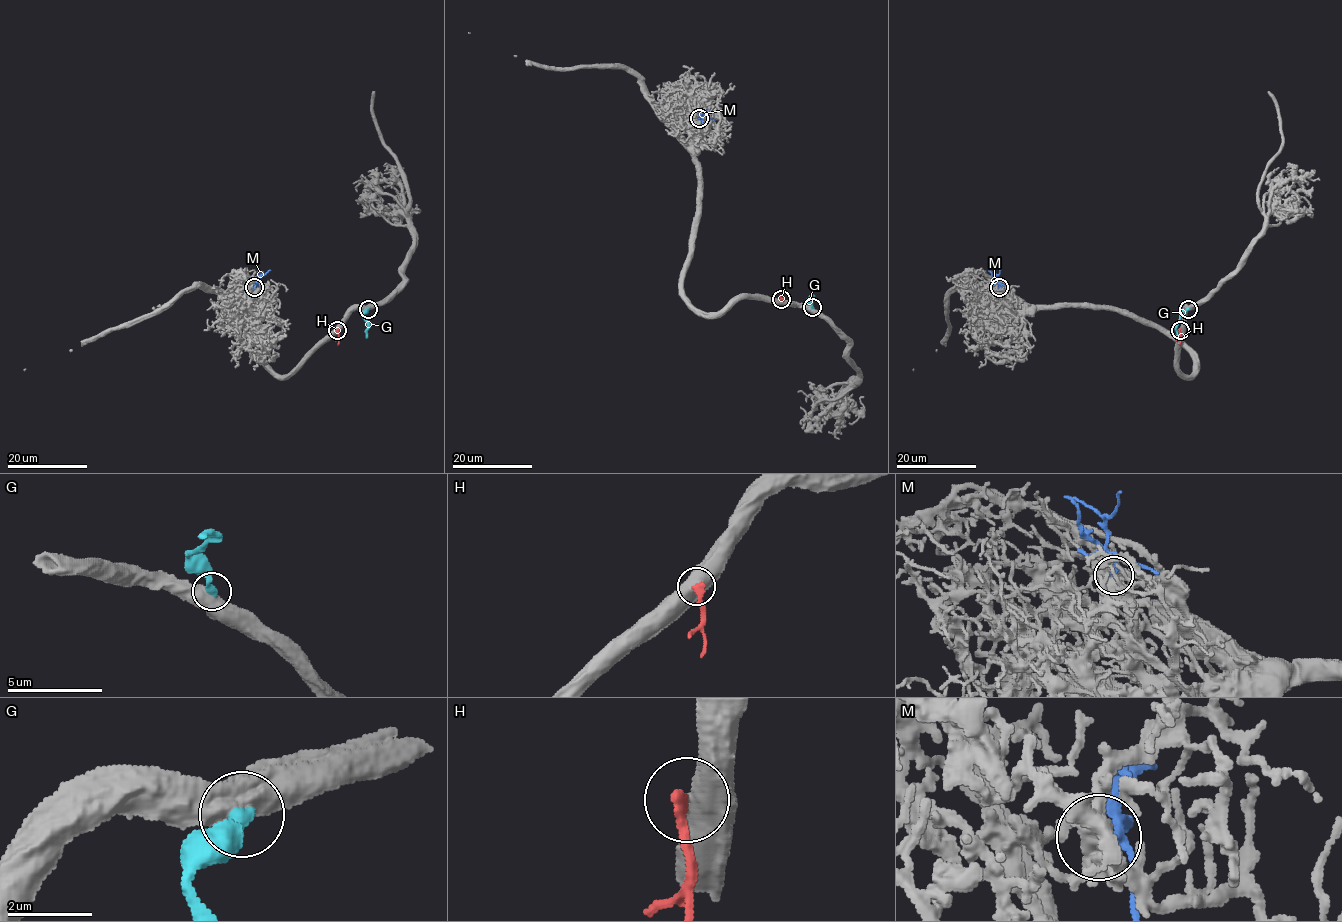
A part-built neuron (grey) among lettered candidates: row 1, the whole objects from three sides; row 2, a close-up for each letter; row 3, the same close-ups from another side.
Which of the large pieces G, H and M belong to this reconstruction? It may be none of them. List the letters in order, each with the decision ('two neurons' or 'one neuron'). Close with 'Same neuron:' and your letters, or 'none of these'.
G: two neurons
H: two neurons
M: one neuron
Same neuron: M

